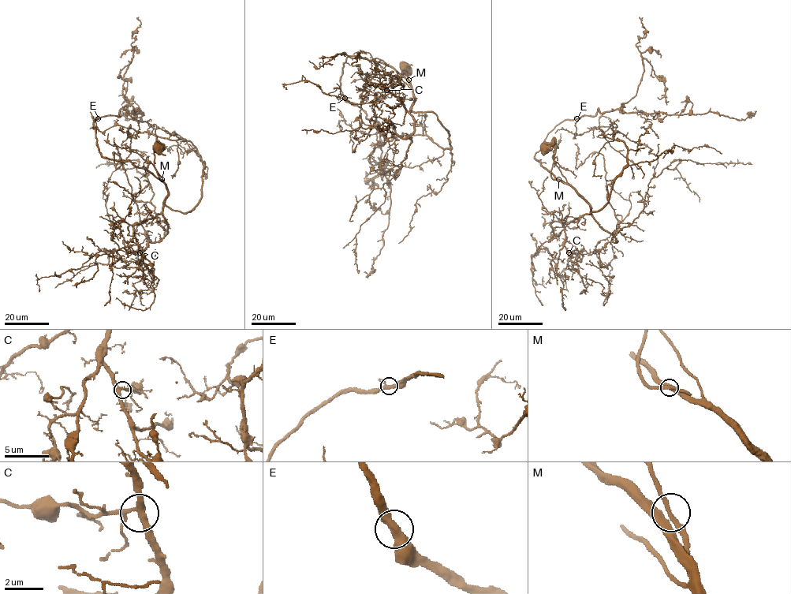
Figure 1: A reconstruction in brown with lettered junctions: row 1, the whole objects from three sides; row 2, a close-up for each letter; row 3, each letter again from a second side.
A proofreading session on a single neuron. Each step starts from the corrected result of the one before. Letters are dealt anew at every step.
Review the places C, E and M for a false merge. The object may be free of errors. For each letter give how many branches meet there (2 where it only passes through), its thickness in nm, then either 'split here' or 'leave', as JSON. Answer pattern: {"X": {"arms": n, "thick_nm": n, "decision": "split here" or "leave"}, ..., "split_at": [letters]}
{"C": {"arms": 4, "thick_nm": 260, "decision": "leave"}, "E": {"arms": 4, "thick_nm": 300, "decision": "leave"}, "M": {"arms": 4, "thick_nm": 280, "decision": "leave"}, "split_at": []}

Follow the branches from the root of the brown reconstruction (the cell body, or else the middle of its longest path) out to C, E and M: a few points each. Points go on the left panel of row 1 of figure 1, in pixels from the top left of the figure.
C: (158, 148), (154, 148), (154, 168), (168, 196), (161, 213), (134, 226), (139, 252)
E: (158, 148), (154, 147), (154, 165), (161, 179), (129, 162), (104, 158), (93, 125), (98, 118)
M: (158, 148), (154, 147), (154, 165), (162, 180)

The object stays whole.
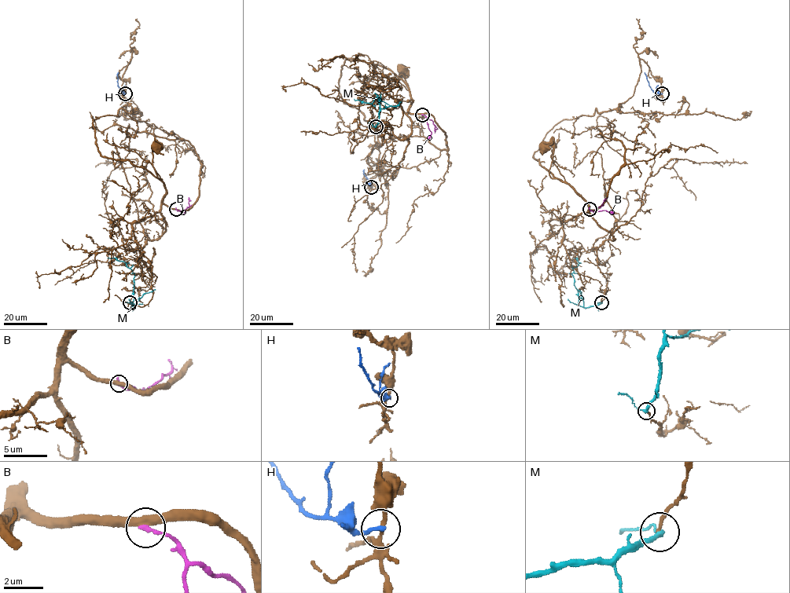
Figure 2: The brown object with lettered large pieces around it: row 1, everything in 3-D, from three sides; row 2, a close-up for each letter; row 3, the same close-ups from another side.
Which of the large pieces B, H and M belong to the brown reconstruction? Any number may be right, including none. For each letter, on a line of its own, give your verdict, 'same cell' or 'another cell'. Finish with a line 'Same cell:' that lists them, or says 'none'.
B: another cell
H: another cell
M: another cell
Same cell: none

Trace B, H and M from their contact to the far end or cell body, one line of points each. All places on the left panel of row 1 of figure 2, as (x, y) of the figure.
B: (176, 209), (182, 211), (189, 206), (188, 197)
H: (125, 93), (118, 85), (118, 72)
M: (130, 302), (134, 308), (134, 274), (124, 262), (108, 258)

